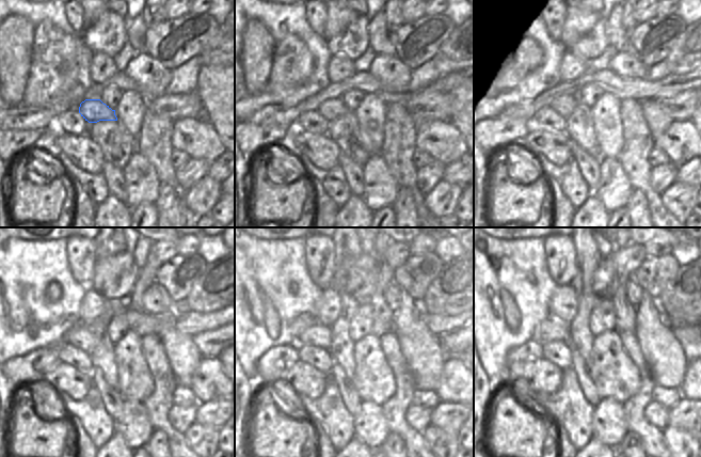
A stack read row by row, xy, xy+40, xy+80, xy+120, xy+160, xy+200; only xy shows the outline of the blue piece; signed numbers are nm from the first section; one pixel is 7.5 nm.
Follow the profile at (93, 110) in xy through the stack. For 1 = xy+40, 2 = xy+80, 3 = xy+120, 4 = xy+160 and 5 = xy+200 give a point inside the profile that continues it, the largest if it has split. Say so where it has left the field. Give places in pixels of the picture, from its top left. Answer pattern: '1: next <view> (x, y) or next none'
1: next xy+40 (331, 109)
2: next xy+80 (563, 105)
3: next xy+120 (81, 336)
4: next xy+160 (317, 335)
5: next xy+200 (551, 329)

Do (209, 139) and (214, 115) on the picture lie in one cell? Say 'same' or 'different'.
different

